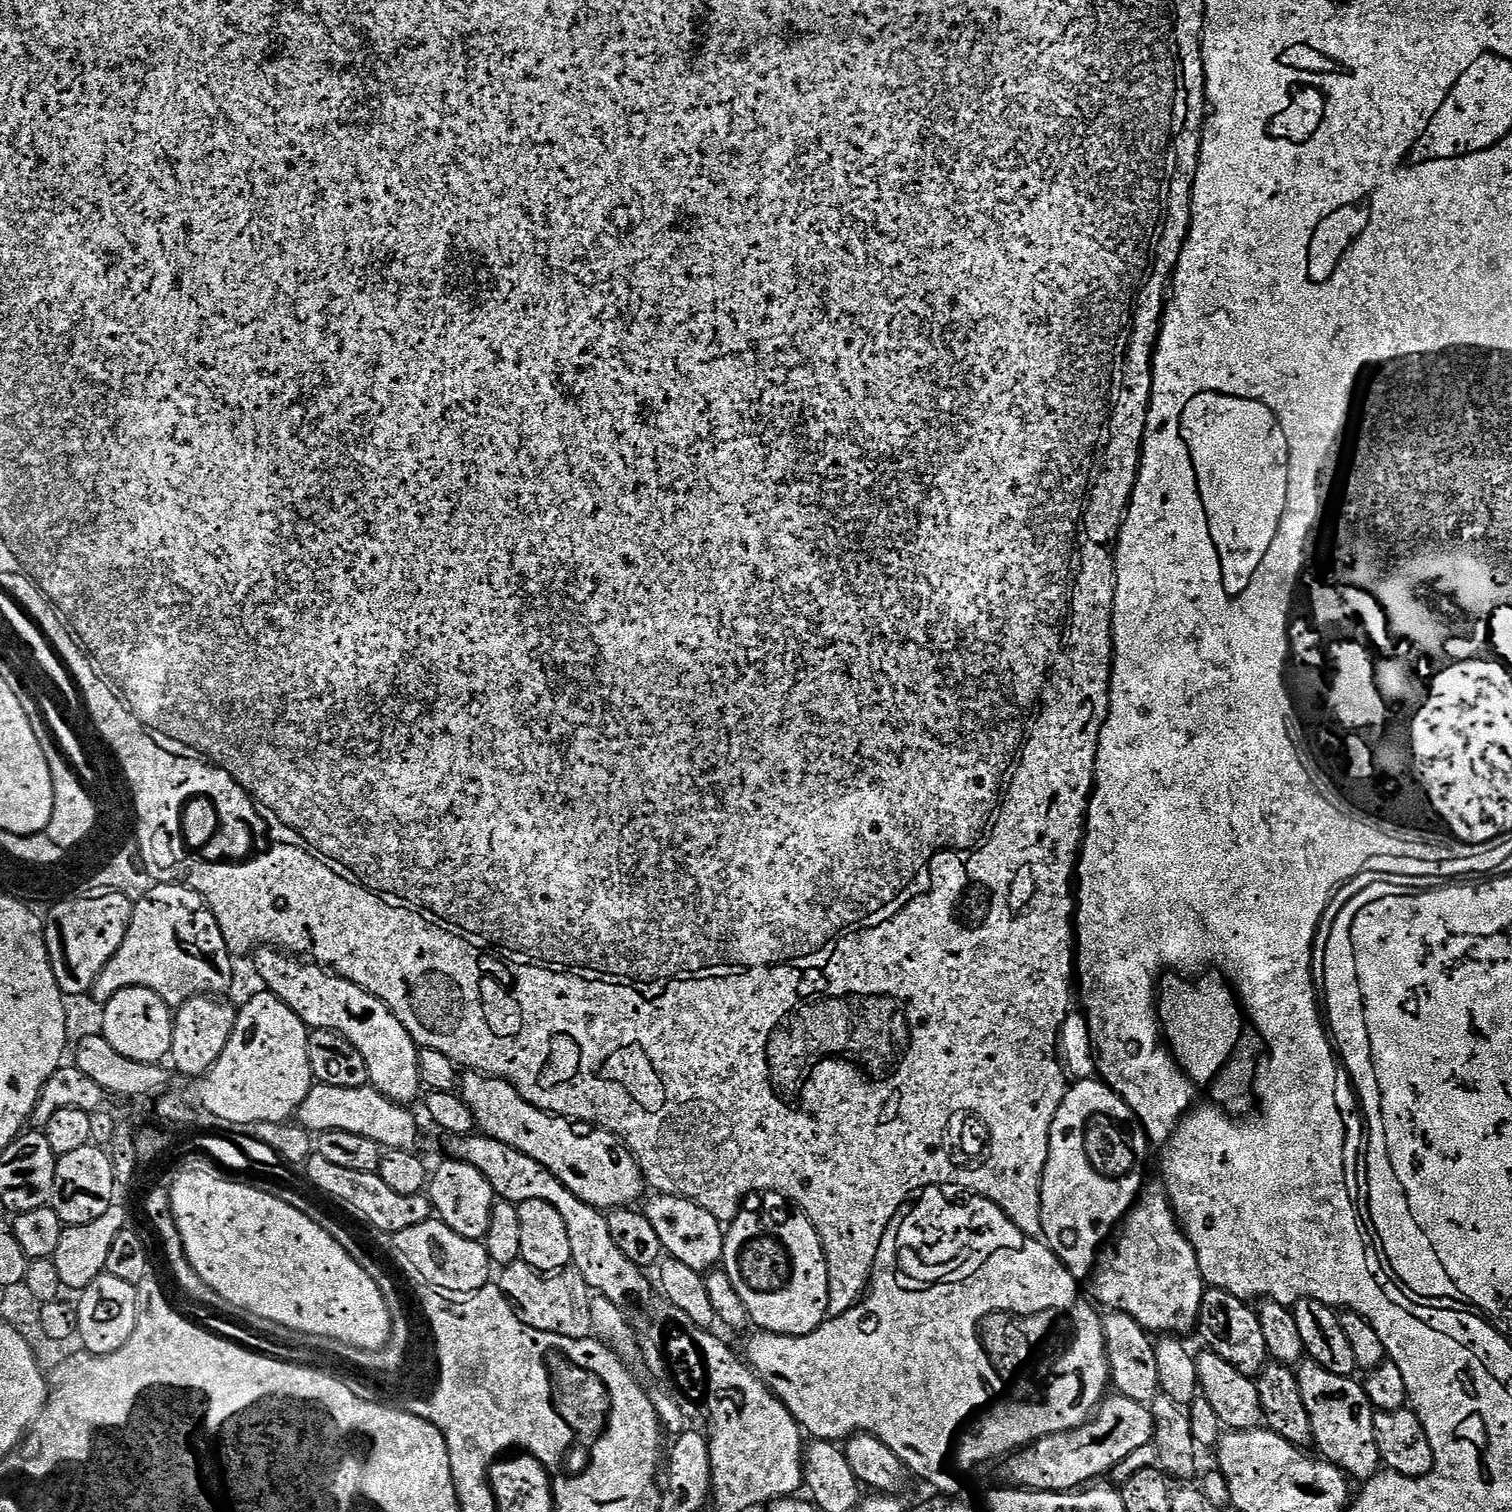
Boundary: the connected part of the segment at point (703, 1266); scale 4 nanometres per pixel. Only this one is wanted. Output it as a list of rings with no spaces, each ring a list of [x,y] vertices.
[[[655,1193],[648,1205],[642,1208],[643,1216],[657,1231],[661,1249],[671,1258],[689,1266],[692,1270],[704,1274],[721,1263],[724,1255],[723,1223],[714,1218],[708,1210],[680,1196]]]

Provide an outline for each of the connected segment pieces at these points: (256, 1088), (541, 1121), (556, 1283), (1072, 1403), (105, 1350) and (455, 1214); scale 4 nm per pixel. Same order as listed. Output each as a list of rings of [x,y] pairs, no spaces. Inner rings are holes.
[[[260,990],[236,1013],[236,1025],[226,1050],[207,1076],[199,1077],[200,1104],[228,1126],[258,1122],[291,1121],[306,1102],[313,1086],[310,1058],[306,1054],[310,1029],[273,992]]]
[[[475,1070],[465,1076],[468,1077],[459,1081],[458,1092],[466,1106],[470,1106],[477,1129],[498,1142],[506,1142],[506,1146],[514,1146],[514,1150],[522,1150],[522,1154],[534,1158],[534,1162],[542,1162],[542,1166],[582,1202],[601,1210],[628,1208],[646,1192],[644,1175],[627,1144],[607,1128],[577,1126],[565,1117],[543,1112],[526,1102],[510,1080]]]
[[[518,1259],[499,1269],[498,1283],[504,1297],[512,1303],[516,1317],[533,1333],[549,1332],[552,1338],[565,1336],[571,1340],[587,1340],[593,1335],[593,1297],[577,1268],[569,1266],[560,1272],[539,1272],[525,1260]]]
[[[938,1186],[923,1189],[917,1195],[918,1200],[892,1220],[875,1256],[869,1288],[859,1306],[841,1316],[825,1319],[823,1324],[805,1336],[776,1336],[772,1332],[757,1331],[747,1342],[744,1356],[749,1367],[784,1403],[786,1410],[790,1410],[792,1417],[812,1440],[844,1442],[849,1436],[857,1434],[874,1435],[890,1446],[894,1454],[898,1454],[915,1479],[917,1476],[925,1480],[930,1487],[940,1491],[937,1493],[956,1494],[964,1475],[971,1468],[995,1456],[1011,1454],[1043,1436],[1069,1432],[1084,1425],[1099,1408],[1101,1400],[1105,1399],[1110,1388],[1110,1373],[1101,1313],[1096,1313],[1097,1309],[1085,1299],[1081,1285],[1073,1278],[1072,1271],[1056,1257],[1055,1252],[1037,1237],[1018,1230],[1013,1220],[988,1199],[972,1196],[968,1201],[956,1204],[948,1200],[943,1192]]]
[[[104,1273],[94,1280],[90,1286],[84,1288],[80,1293],[80,1300],[76,1302],[76,1327],[77,1337],[81,1340],[81,1347],[91,1353],[92,1356],[105,1356],[120,1350],[129,1341],[137,1324],[137,1287],[122,1278],[114,1278],[113,1275]]]
[[[444,1158],[431,1173],[426,1189],[426,1195],[432,1201],[432,1211],[454,1234],[462,1234],[462,1238],[483,1241],[490,1230],[490,1214],[492,1205],[497,1203],[498,1197],[492,1191],[490,1182],[474,1166],[461,1160]]]

